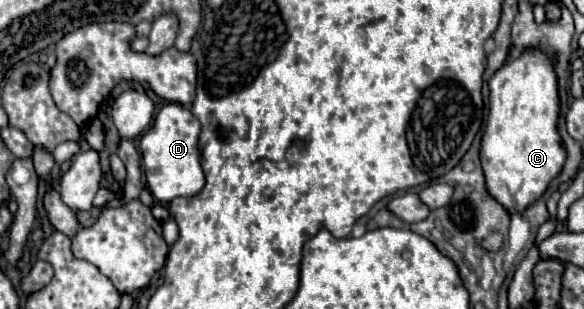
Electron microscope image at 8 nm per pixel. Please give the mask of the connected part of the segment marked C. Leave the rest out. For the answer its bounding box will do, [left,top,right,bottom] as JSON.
[481,50,565,214]

